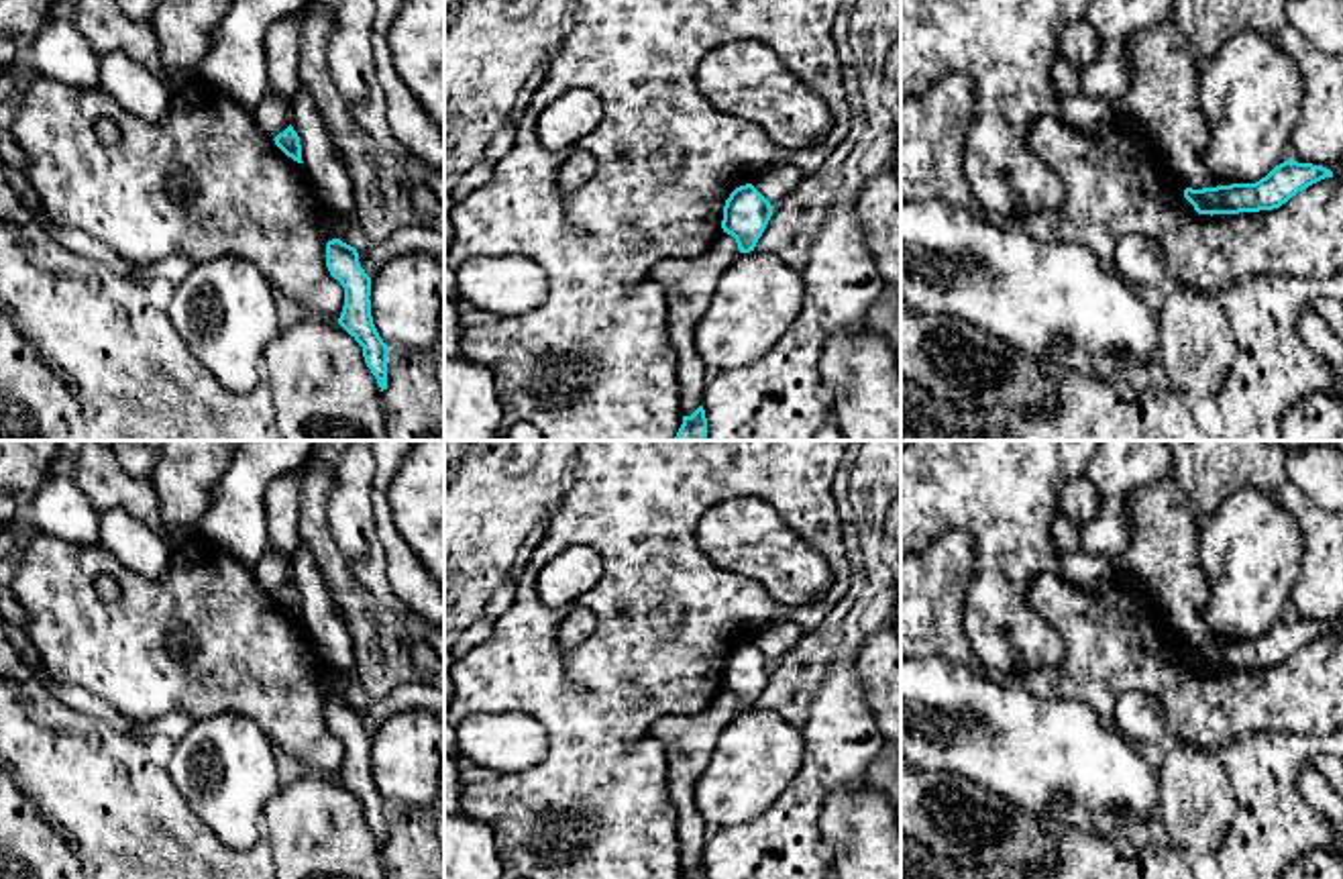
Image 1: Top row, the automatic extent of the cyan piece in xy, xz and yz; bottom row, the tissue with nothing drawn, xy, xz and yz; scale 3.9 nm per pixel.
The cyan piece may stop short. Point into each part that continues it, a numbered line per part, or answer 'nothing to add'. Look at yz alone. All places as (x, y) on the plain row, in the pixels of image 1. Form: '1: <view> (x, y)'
nothing to add

